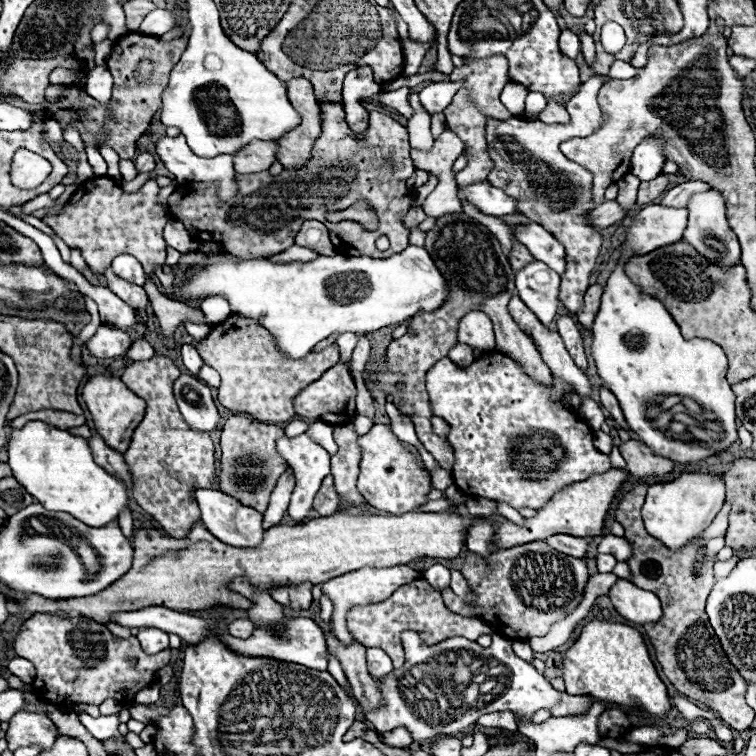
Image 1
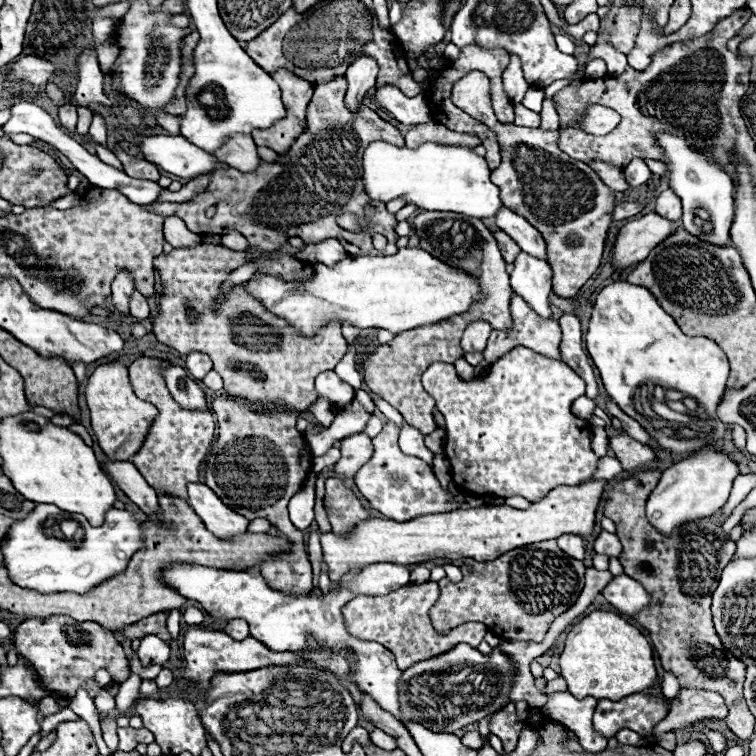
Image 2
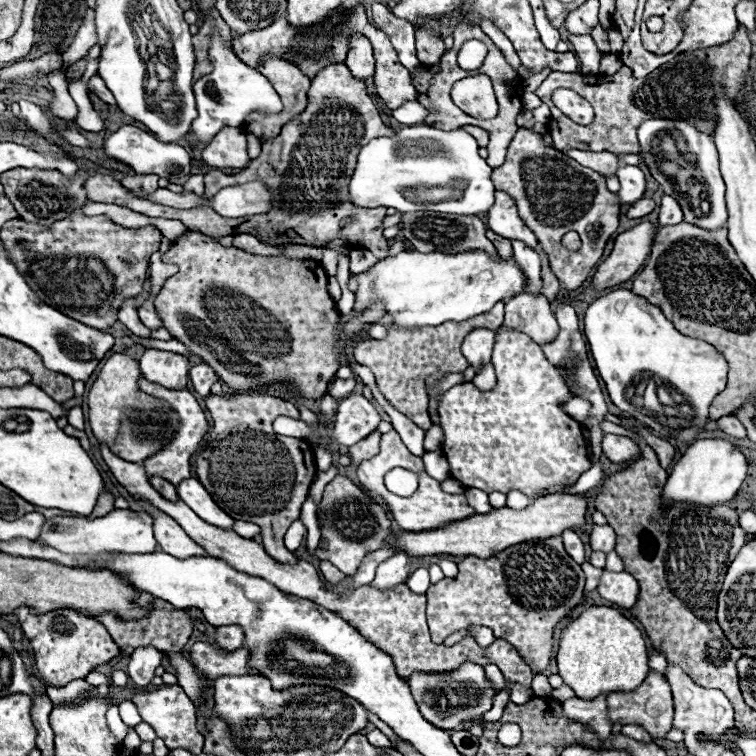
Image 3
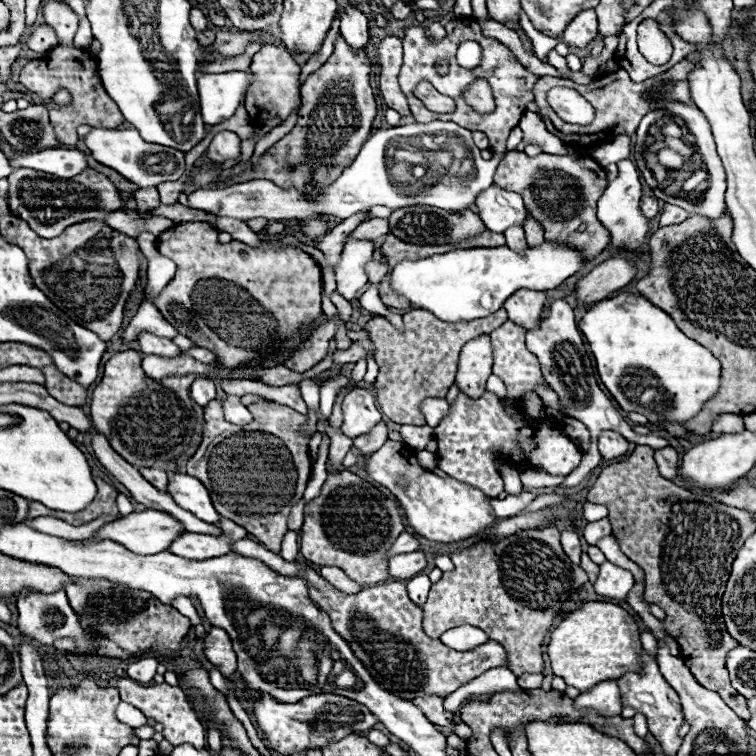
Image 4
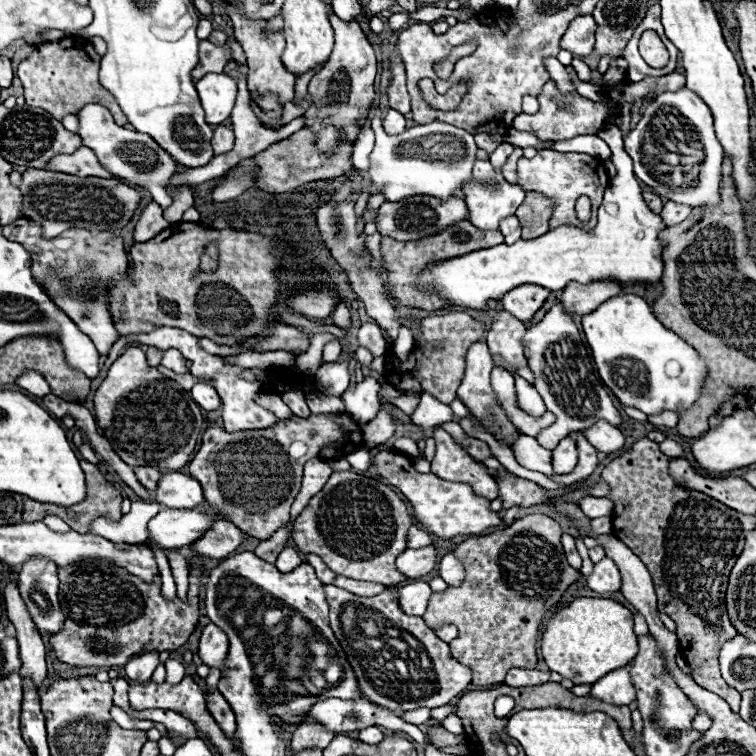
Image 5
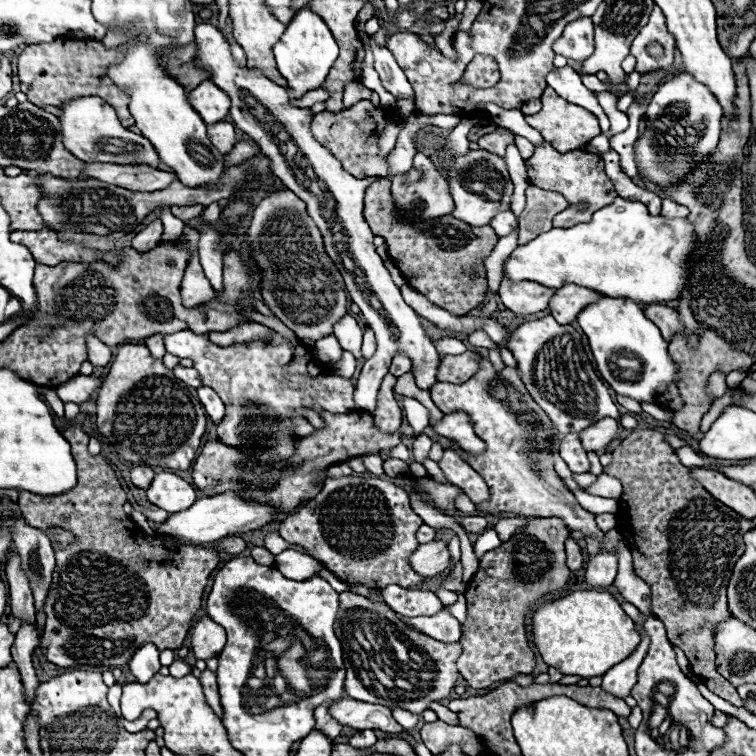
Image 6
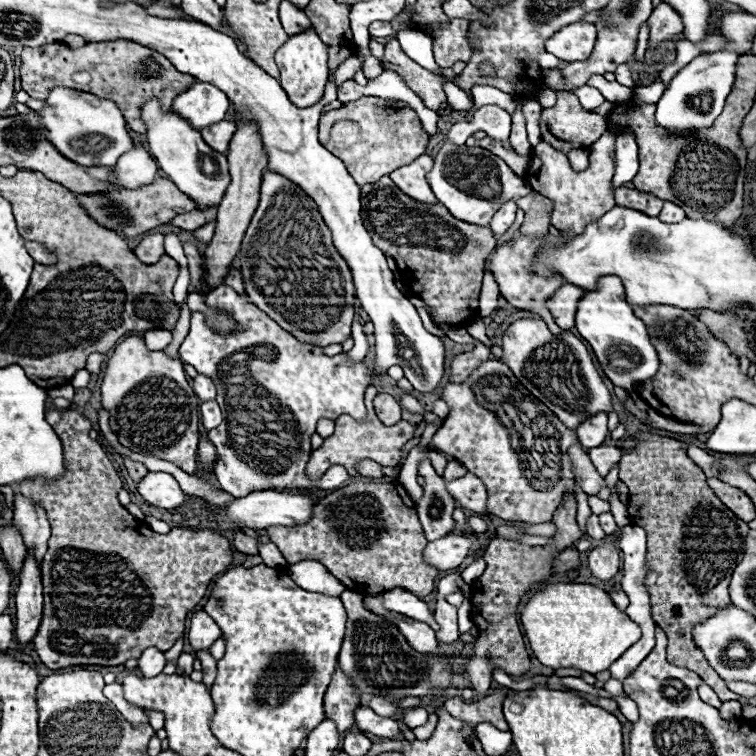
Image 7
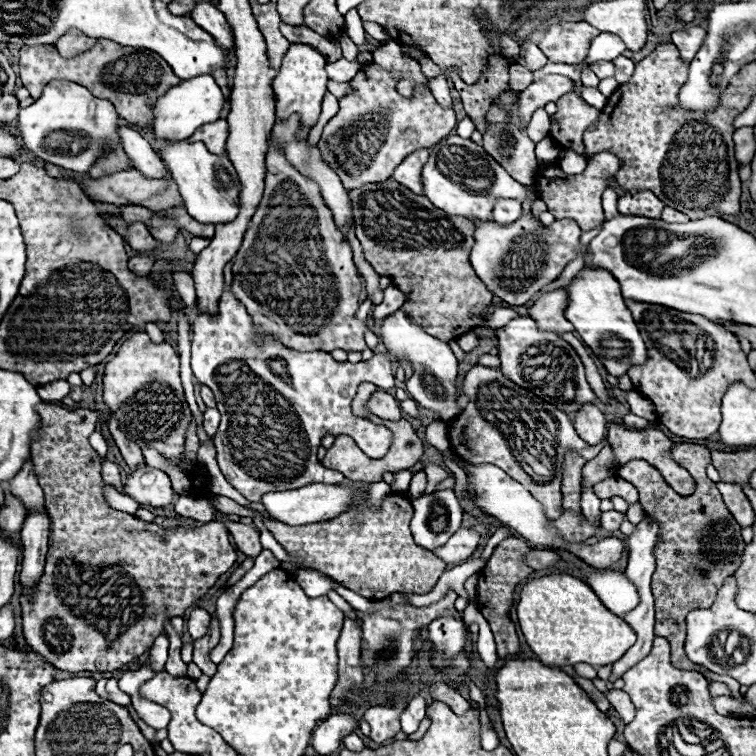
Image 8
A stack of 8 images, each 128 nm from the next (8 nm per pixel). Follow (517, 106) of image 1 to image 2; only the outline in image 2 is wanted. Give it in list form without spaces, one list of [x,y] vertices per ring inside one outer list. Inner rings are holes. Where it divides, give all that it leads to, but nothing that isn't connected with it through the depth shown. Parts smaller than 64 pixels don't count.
[[[510,54],[510,64],[508,64],[508,68],[506,68],[502,78],[504,78],[504,90],[506,90],[508,98],[510,98],[510,102],[520,104],[524,94],[526,94],[526,90],[528,90],[528,86],[526,86],[526,80],[522,76],[520,60],[514,54]]]

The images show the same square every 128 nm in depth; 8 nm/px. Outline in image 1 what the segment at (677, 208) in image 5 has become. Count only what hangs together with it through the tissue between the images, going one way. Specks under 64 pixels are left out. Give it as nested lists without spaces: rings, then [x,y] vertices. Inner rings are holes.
[[[688,180],[688,182],[682,182],[674,188],[670,188],[664,196],[662,196],[662,204],[664,206],[686,206],[688,200],[692,198],[692,194],[698,194],[698,192],[704,192],[704,190],[710,190],[708,182],[702,182],[702,180]]]

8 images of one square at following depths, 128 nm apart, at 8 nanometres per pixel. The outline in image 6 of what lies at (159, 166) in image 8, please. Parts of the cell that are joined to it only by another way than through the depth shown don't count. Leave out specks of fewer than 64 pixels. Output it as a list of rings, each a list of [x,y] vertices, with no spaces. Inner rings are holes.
[[[86,162],[84,174],[88,178],[104,180],[108,184],[116,184],[134,192],[154,192],[176,182],[176,174],[154,170],[150,166],[120,166],[120,164],[102,164],[102,162]]]

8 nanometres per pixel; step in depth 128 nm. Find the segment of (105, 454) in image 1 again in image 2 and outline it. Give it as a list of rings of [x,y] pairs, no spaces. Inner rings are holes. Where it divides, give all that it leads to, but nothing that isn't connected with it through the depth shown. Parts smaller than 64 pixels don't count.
[[[108,460],[102,464],[104,472],[120,486],[120,490],[148,516],[158,512],[158,494],[150,488],[144,476],[128,460]]]

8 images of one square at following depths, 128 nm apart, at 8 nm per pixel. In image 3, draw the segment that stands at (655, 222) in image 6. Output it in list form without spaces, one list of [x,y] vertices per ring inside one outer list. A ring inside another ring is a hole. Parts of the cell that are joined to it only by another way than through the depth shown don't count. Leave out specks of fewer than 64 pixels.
[[[620,166],[618,180],[620,180],[620,190],[616,194],[618,194],[622,206],[642,198],[644,190],[646,190],[646,178],[644,178],[644,174],[640,174],[640,170],[636,166]],[[400,252],[396,256],[384,258],[370,266],[366,272],[354,274],[358,288],[354,292],[354,314],[362,314],[366,308],[374,304],[384,304],[386,320],[400,328],[416,328],[416,326],[438,326],[442,322],[462,322],[472,316],[488,312],[496,302],[504,300],[514,292],[524,290],[524,274],[512,260],[490,258],[484,252],[466,252],[466,254],[440,254],[440,252]]]

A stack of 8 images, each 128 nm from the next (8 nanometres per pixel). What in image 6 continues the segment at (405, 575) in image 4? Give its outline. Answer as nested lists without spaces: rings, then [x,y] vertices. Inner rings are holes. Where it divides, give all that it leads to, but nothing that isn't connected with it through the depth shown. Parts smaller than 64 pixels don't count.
[[[446,542],[420,544],[410,556],[410,566],[422,578],[428,578],[446,570],[450,566],[450,554],[448,554]]]

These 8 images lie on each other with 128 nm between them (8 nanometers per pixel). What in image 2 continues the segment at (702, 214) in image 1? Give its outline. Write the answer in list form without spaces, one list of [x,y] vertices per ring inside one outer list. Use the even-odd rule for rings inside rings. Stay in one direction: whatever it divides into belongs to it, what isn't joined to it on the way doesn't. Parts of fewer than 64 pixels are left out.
[[[658,134],[658,144],[666,150],[666,156],[670,158],[670,162],[666,162],[670,188],[676,190],[684,206],[684,230],[688,230],[696,238],[704,238],[704,242],[712,242],[714,246],[730,246],[730,226],[734,220],[734,184],[730,176],[722,172],[720,166],[708,156],[692,150],[684,138]],[[702,214],[708,216],[700,218]]]

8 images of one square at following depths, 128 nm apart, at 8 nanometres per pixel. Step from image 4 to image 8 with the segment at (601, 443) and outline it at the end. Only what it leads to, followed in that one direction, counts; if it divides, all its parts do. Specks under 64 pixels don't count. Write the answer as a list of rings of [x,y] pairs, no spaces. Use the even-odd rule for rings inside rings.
[[[584,406],[582,410],[578,410],[574,414],[574,428],[584,442],[594,446],[604,440],[606,430],[608,430],[608,422],[596,406]]]

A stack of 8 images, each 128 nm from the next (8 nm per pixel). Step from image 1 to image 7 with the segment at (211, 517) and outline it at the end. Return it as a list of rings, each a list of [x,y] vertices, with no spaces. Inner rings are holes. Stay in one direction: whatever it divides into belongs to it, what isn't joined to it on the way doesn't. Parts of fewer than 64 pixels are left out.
[[[150,472],[138,482],[138,494],[148,502],[164,510],[176,510],[186,502],[186,494],[178,486],[176,478],[168,472]]]

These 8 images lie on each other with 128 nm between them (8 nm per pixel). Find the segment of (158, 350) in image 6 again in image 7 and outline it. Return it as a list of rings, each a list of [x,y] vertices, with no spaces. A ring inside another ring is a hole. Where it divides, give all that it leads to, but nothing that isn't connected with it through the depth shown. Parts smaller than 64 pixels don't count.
[[[148,330],[144,332],[144,342],[150,350],[164,350],[172,340],[172,334],[168,330]]]

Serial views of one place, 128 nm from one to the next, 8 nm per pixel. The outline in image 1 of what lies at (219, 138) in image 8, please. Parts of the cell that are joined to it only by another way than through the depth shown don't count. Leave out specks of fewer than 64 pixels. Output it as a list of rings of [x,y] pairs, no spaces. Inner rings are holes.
[[[256,140],[244,146],[234,154],[236,172],[264,172],[276,162],[276,142],[274,140]]]

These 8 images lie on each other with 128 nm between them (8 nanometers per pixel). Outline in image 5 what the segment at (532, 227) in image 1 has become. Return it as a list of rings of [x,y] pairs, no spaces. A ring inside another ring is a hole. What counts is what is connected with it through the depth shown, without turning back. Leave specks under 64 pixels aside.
[[[478,160],[474,164],[474,182],[464,184],[462,192],[464,192],[464,200],[468,206],[468,214],[470,214],[470,222],[480,228],[480,230],[500,230],[500,218],[508,218],[516,214],[516,208],[522,204],[524,200],[524,190],[520,186],[508,184],[502,176],[502,172],[494,170],[494,166],[488,160]]]

